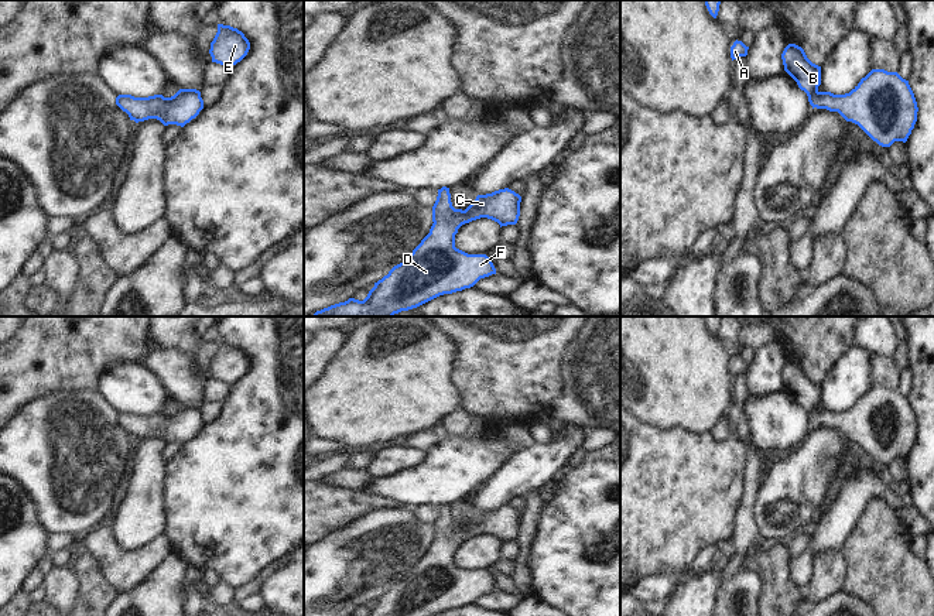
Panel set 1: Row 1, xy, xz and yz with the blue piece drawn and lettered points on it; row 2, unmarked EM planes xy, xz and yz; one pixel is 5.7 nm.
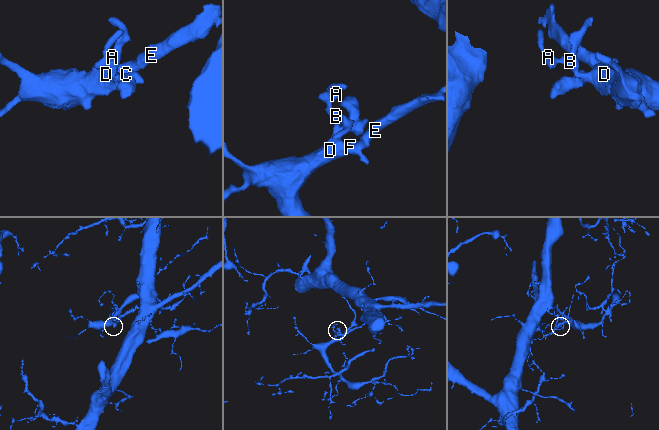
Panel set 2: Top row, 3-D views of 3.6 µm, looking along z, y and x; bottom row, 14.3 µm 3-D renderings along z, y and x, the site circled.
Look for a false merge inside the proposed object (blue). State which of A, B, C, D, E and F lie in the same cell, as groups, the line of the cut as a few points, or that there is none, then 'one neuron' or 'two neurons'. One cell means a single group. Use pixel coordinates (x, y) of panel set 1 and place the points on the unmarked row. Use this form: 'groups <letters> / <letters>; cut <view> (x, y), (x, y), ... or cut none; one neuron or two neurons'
groups A B C D E F; cut none; one neuron

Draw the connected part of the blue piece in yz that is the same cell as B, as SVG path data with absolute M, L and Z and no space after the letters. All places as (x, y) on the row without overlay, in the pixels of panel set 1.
M788 360L781 376L784 387L807 410L812 425L838 428L882 463L907 458L918 424L909 397L897 389L872 386L849 410L834 411L818 407L821 383L812 380L801 363Z

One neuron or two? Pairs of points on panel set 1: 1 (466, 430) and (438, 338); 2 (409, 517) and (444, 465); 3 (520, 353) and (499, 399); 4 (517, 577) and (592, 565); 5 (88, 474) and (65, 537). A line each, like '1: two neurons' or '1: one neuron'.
1: two neurons
2: two neurons
3: one neuron
4: two neurons
5: two neurons

